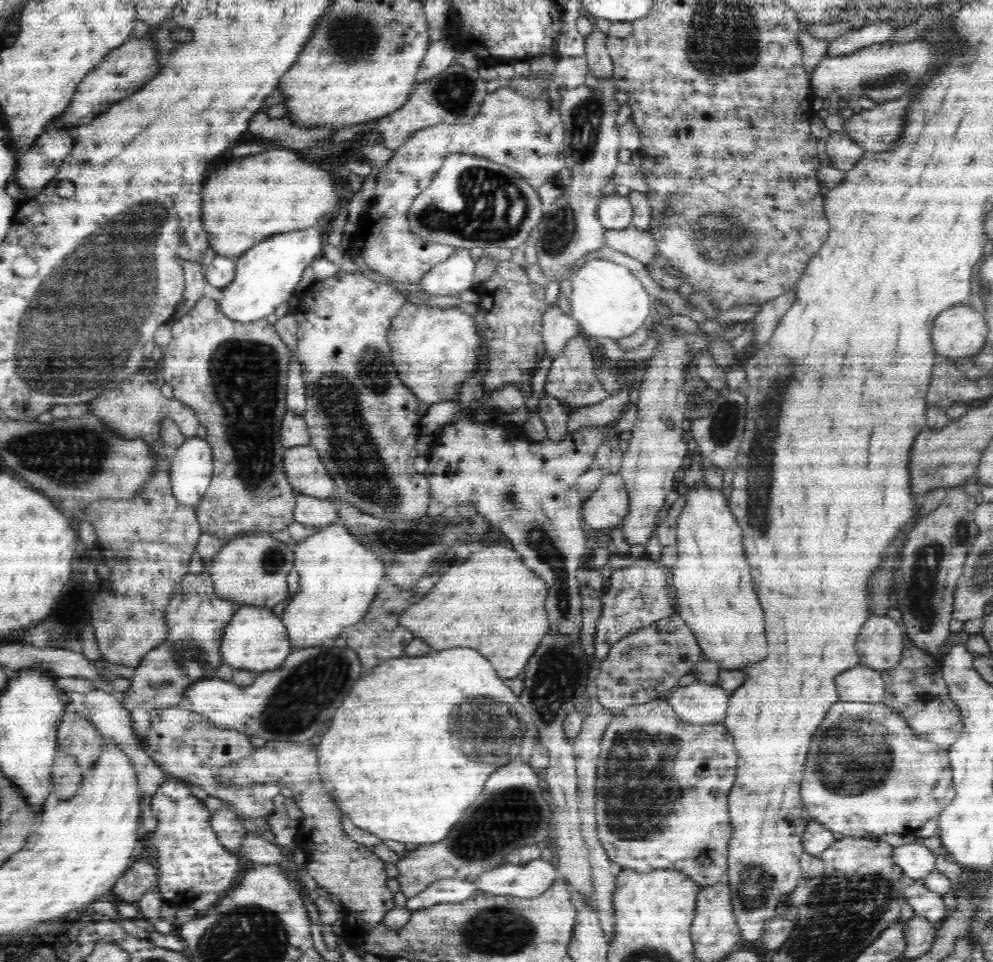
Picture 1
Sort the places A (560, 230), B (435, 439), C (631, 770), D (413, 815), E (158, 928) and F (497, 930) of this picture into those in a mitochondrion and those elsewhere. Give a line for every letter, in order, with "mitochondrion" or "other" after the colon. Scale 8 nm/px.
A: mitochondrion
B: other
C: mitochondrion
D: other
E: other
F: mitochondrion

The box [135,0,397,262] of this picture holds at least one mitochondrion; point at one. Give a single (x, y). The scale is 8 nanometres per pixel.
(352, 41)

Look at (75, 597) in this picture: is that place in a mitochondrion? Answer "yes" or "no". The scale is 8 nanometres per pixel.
no

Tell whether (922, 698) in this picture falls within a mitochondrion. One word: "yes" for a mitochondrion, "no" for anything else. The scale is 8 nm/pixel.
yes

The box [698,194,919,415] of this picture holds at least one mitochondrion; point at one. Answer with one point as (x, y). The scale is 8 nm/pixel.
(777, 378)

